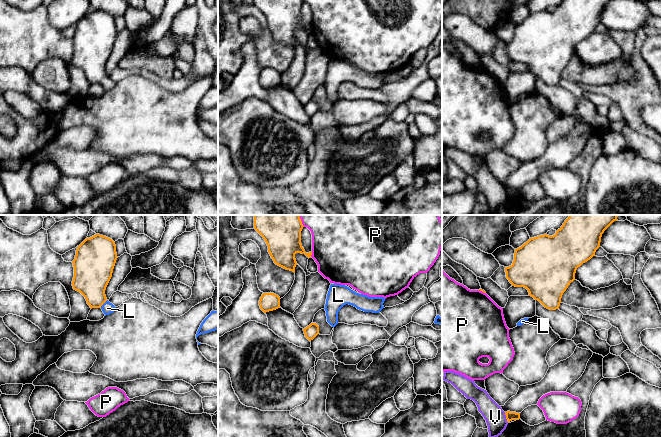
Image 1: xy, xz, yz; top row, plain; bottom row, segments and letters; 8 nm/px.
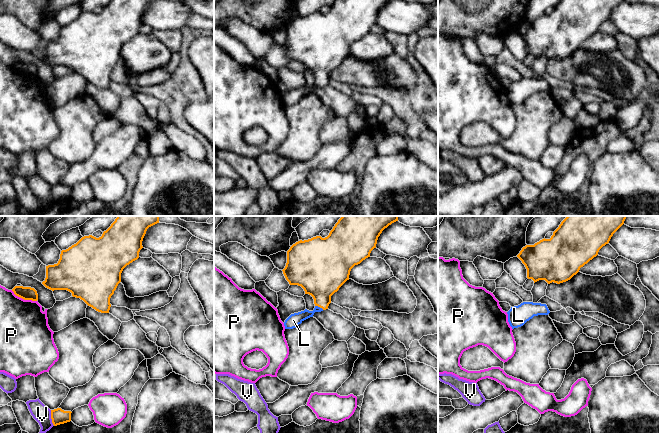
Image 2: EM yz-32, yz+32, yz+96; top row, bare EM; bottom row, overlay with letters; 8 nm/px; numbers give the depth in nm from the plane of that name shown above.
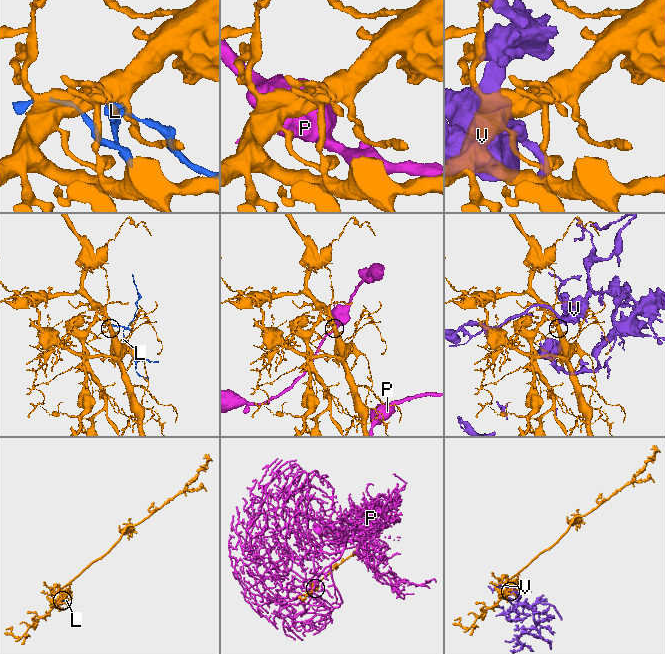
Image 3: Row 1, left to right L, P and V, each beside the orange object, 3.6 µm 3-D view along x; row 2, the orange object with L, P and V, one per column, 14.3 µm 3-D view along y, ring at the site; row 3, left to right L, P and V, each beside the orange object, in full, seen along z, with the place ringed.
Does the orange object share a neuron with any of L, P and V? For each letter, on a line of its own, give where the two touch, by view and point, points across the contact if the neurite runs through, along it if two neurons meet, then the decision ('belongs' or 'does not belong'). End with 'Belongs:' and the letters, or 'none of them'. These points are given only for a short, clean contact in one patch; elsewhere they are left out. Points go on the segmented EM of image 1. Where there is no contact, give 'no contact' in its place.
L: contact xy (103, 303); way xy (92, 274), (94, 294), (103, 303), (107, 308); belongs
P: contact xz (311, 254); does not belong
V: contact yz (506, 417); does not belong
Belongs: L

